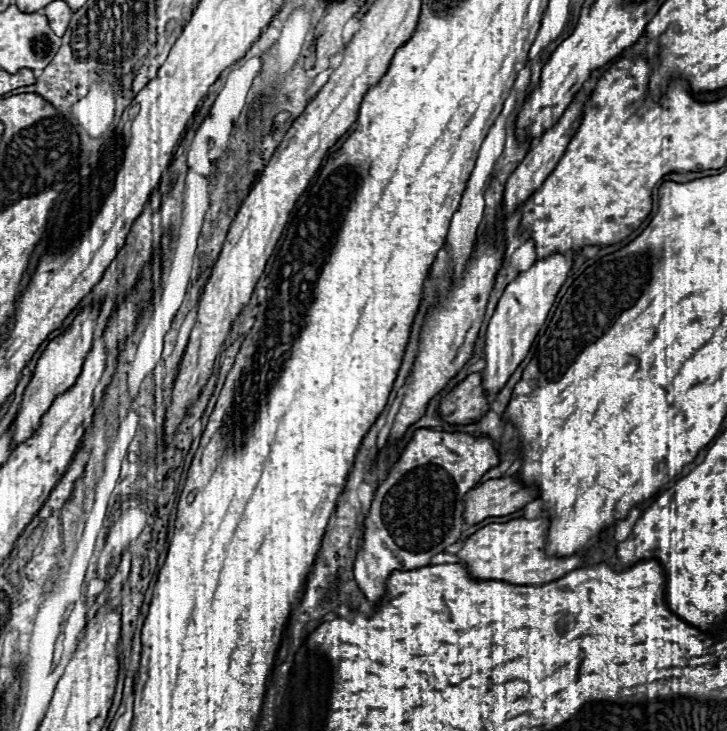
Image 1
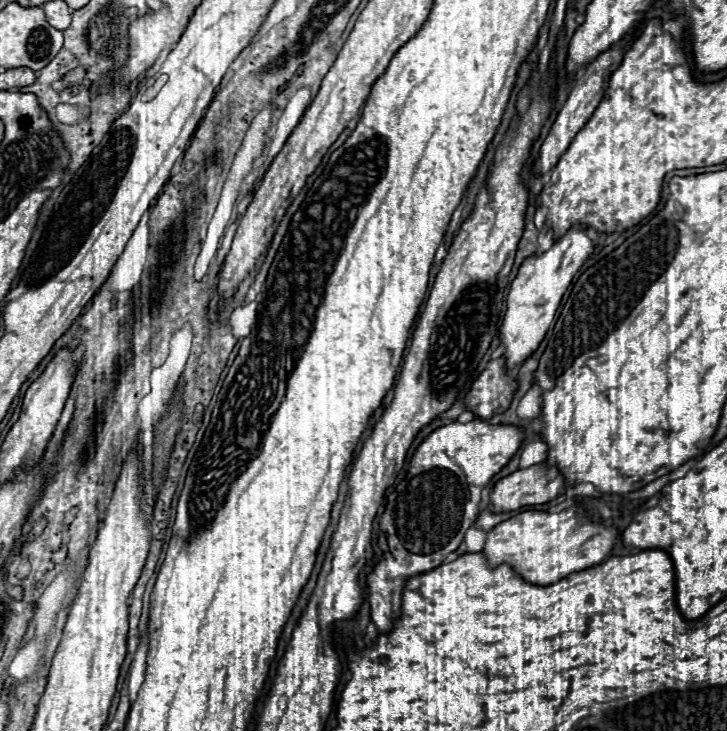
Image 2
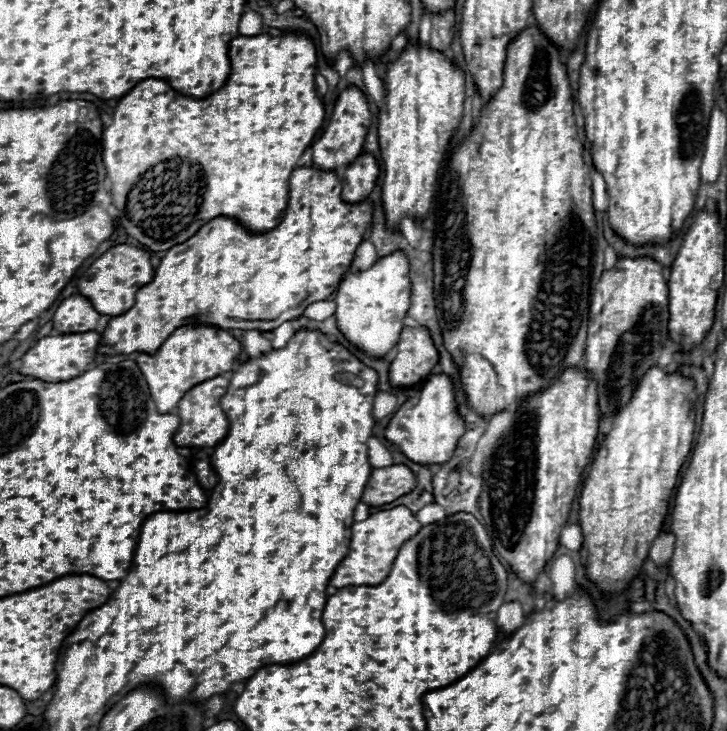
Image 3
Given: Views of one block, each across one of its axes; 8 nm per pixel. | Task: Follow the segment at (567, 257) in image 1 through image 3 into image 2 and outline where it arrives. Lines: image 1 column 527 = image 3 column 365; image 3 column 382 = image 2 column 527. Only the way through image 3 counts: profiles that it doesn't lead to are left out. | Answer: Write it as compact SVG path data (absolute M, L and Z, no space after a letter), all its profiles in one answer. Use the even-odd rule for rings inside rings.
M574 224L566 232L566 236L562 236L552 244L550 250L542 252L540 256L528 256L522 262L518 276L510 286L510 294L506 300L506 316L500 330L500 338L506 348L504 358L508 368L514 368L518 362L528 358L540 346L544 334L548 332L554 320L554 314L560 306L564 292L568 290L574 274L580 270L580 266L588 260L592 252L594 252L594 240L588 238L586 228L582 224Z

